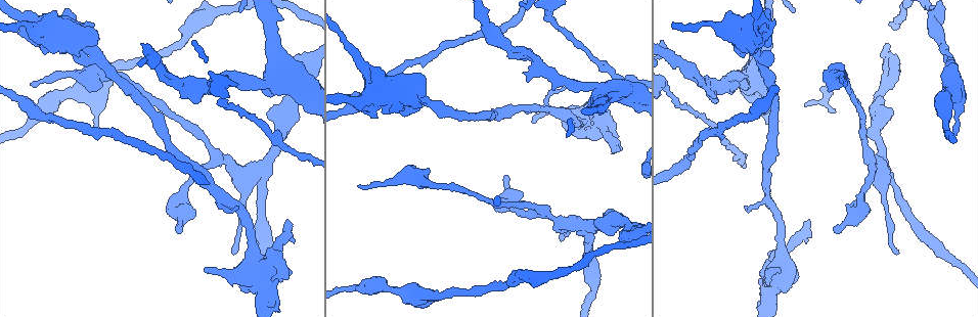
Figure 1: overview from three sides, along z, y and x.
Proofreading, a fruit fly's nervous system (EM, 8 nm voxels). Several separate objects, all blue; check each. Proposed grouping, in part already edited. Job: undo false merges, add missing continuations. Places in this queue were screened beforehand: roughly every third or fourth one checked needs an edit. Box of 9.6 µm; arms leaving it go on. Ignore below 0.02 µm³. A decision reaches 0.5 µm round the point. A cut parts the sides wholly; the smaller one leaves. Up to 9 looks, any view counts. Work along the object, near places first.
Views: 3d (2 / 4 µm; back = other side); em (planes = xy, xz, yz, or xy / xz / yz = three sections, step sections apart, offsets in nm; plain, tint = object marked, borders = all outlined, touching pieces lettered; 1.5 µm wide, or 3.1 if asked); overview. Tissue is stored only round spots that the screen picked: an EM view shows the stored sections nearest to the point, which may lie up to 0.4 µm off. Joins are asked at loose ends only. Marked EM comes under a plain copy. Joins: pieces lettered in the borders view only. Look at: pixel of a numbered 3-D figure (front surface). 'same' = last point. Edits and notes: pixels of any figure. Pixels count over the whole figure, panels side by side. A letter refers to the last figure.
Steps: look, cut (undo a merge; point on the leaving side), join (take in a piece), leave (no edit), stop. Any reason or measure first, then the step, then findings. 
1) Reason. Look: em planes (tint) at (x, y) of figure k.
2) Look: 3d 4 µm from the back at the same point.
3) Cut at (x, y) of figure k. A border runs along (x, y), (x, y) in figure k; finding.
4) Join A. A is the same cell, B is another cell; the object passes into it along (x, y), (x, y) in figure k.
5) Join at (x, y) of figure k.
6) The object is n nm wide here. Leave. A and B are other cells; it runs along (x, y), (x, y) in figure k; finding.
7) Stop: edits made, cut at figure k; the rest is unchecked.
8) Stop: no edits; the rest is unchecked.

Calibre changes. Look: 3d 4 µm at (271, 85) of figure 1.

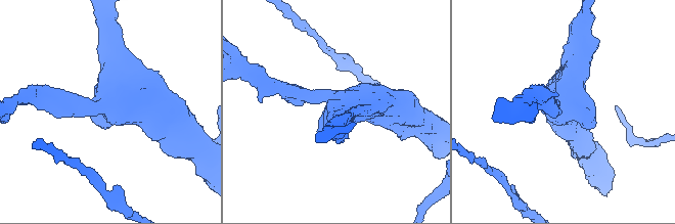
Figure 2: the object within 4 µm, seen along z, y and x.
Shape alone is not enough. Look: em planes (tint) at (335, 99) of figure 2.

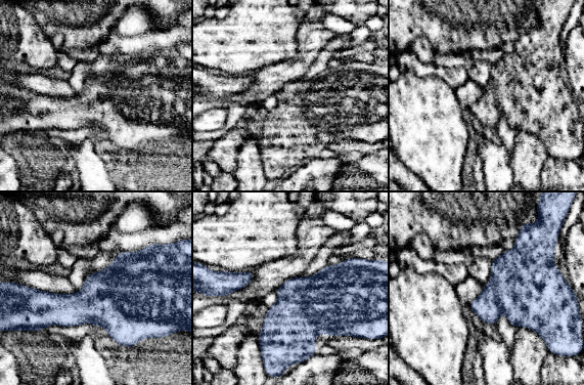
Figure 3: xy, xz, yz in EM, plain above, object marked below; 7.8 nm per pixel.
Look: em planes (borders) at the same point.

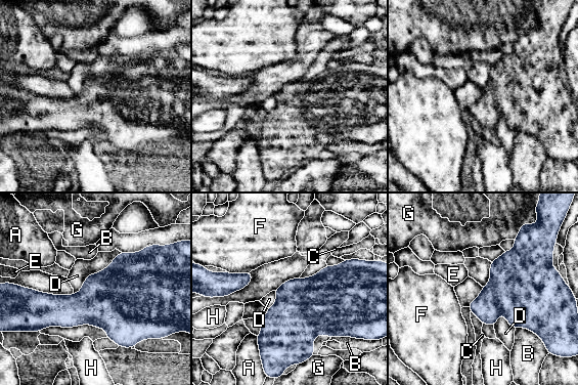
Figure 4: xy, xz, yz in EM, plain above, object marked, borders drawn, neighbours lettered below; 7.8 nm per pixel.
The object is 360 nm wide here. Leave. A, B, C, D, E, F, G and H are other cells; a border runs along (121, 252), (74, 294) in figure 4; continuous, no second neuron.

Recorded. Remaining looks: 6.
Free end. Look: em planes (tint) at (954, 134) of figure 1.

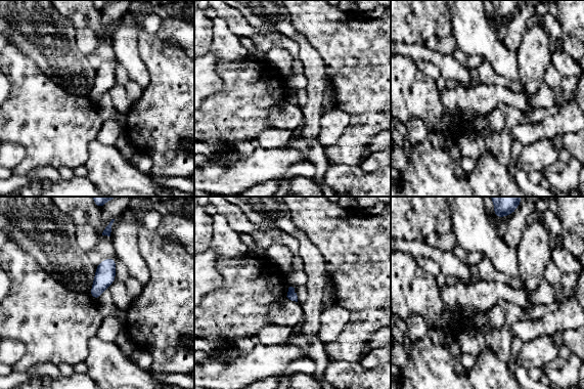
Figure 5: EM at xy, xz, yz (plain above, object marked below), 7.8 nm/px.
Look: em planes (borders) at the same point.

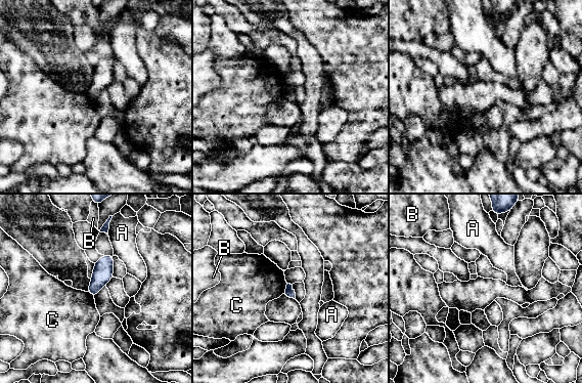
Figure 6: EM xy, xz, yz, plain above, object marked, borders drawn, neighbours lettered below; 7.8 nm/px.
Leave. A, B and C are other cells; none of them fits.

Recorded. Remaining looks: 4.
Branch stops here. Look: 3d 4 µm at (405, 112) of figure 1.

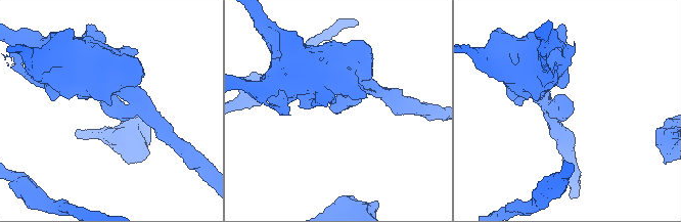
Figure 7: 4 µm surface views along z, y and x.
Now the EM. Look: em yz step 4 (tint) at (564, 95) of figure 7.

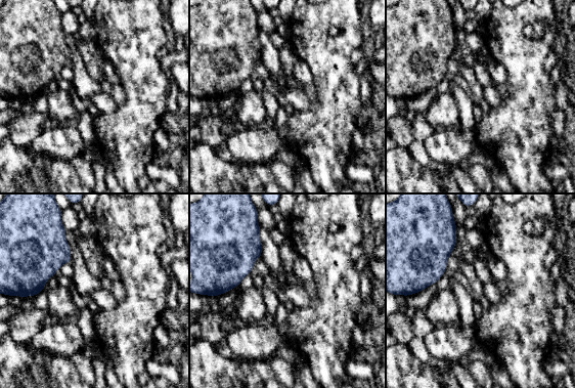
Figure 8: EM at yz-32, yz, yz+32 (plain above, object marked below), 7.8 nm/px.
Look: em planes (borders) at the same point.

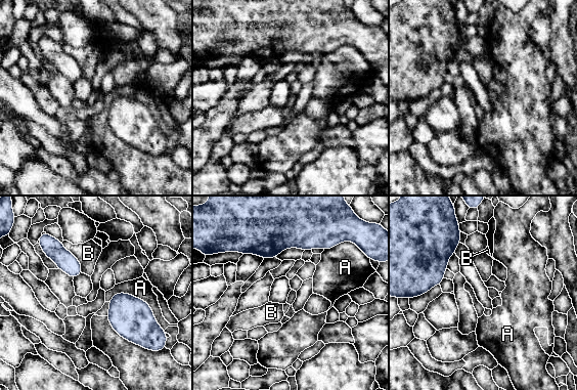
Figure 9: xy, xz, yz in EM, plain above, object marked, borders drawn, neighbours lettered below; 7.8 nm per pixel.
The longest contact is with A, 500 nm. Leave. A and B are other cells; a border runs along (109, 299), (144, 300), (164, 331) in figure 9; no lettered piece goes on from it.

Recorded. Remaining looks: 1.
Free end. Look: em planes (borders) at (866, 211) of figure 1.

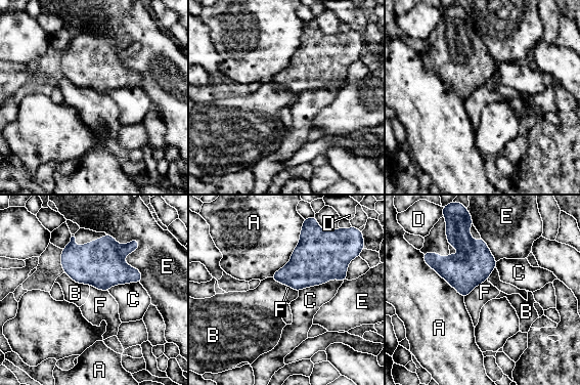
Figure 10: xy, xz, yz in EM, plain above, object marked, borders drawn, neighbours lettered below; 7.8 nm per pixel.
Leave. A, B, C, D, E and F are other cells; a border runs along (343, 281), (329, 280), (299, 292) in figure 10; none of them fits.

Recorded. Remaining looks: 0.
Stop: no edits; the rest is unchecked.

